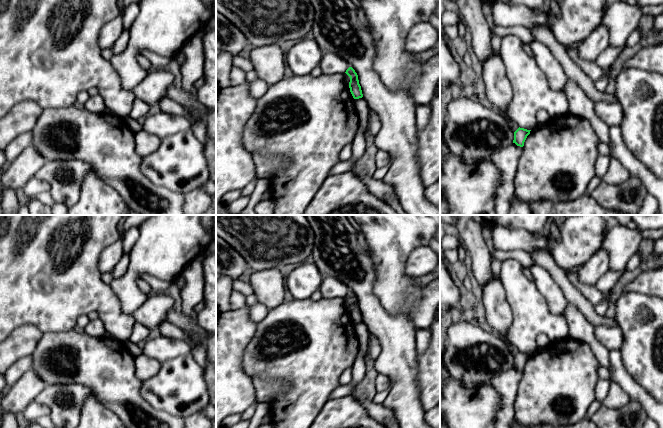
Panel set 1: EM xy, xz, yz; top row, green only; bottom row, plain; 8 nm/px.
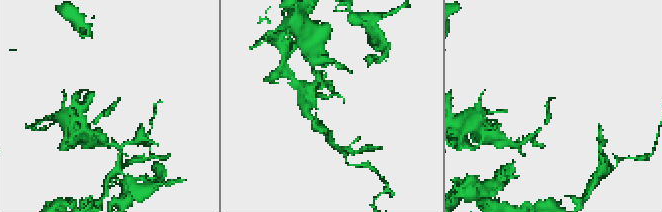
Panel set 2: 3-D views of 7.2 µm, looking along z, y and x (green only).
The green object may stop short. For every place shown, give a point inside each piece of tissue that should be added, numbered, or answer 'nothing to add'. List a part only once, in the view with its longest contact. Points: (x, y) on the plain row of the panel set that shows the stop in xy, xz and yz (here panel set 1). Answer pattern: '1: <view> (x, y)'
nothing to add

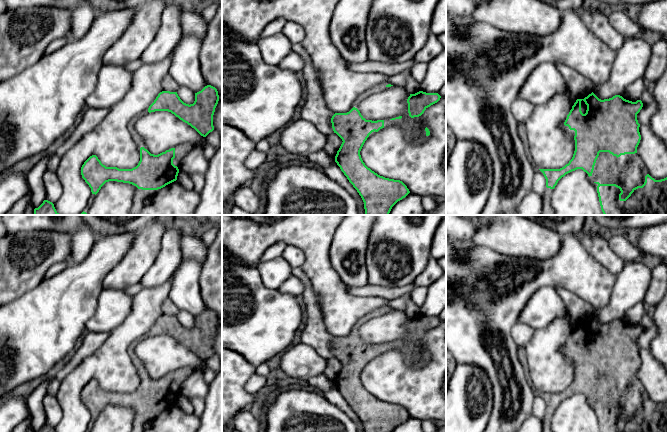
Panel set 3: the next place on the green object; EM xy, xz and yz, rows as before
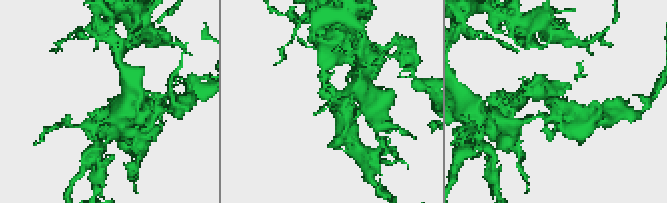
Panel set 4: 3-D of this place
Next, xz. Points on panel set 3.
1: xz (356, 328)
2: xz (387, 346)

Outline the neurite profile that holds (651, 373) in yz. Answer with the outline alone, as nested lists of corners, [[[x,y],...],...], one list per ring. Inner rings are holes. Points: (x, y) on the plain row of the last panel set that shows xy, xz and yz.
[[[648,348],[640,349],[640,367],[637,378],[642,383],[648,398],[655,404],[667,401],[667,371],[663,365],[656,360]]]

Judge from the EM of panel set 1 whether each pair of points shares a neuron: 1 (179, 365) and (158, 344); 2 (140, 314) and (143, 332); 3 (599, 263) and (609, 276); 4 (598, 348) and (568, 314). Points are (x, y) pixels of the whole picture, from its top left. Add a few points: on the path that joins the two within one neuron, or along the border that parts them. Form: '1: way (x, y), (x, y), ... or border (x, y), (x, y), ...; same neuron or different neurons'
1: border (190, 352), (164, 360), (161, 363); different neurons
2: border (136, 322), (144, 325), (153, 333); different neurons
3: border (610, 269), (594, 284); different neurons
4: way (591, 340), (576, 322); same neuron

